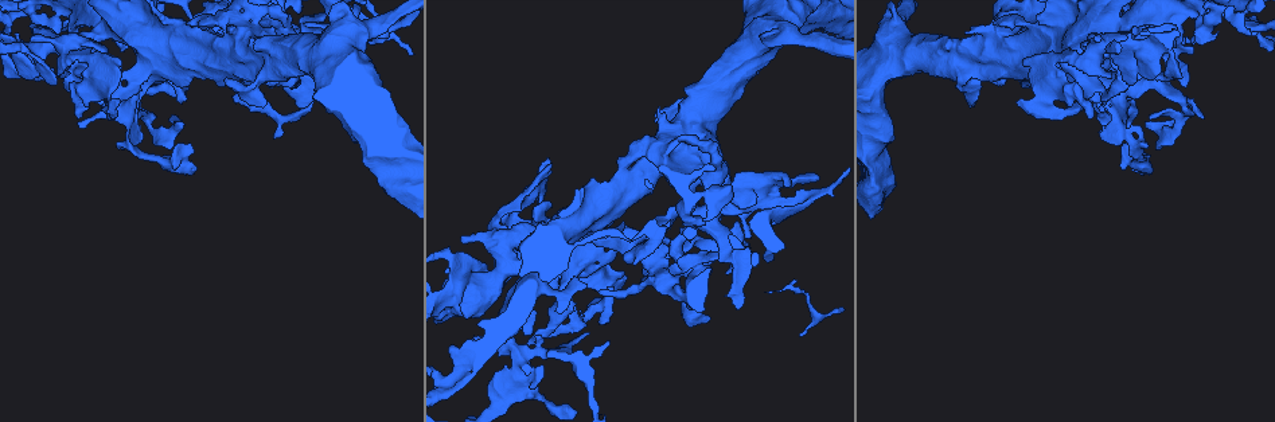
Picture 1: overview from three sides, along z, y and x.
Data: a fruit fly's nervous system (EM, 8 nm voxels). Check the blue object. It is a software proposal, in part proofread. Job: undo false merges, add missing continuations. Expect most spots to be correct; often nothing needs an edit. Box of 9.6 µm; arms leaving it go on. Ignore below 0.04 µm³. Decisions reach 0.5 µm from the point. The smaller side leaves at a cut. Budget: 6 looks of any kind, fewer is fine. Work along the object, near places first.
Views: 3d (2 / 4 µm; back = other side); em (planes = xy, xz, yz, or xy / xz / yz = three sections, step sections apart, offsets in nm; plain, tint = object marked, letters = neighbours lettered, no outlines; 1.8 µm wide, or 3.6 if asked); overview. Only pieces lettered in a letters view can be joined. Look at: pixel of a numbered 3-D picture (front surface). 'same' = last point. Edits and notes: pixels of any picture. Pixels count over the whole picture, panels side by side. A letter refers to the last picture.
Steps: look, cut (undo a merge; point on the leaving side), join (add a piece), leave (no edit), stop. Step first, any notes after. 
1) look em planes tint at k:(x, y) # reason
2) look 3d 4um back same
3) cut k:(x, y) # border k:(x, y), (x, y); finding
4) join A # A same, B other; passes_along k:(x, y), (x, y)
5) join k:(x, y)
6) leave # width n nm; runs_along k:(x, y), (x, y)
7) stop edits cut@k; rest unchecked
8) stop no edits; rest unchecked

look em xy step 8 tint at 1:(105, 24)

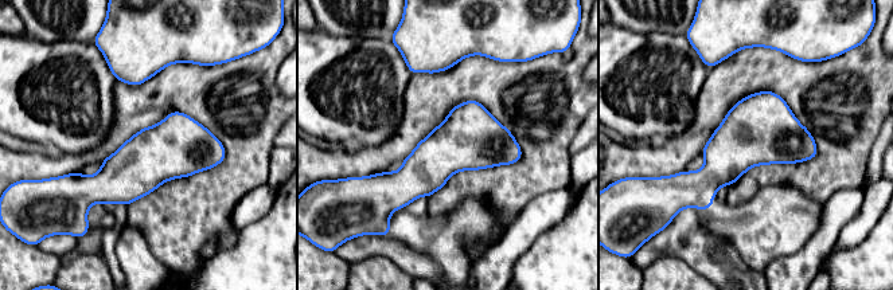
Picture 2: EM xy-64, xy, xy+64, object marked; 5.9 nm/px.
look em planes tint same

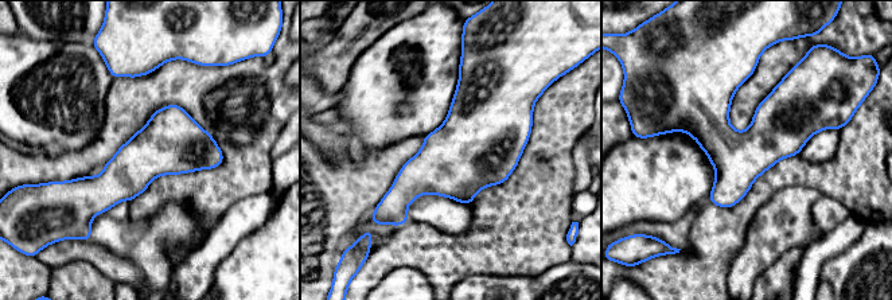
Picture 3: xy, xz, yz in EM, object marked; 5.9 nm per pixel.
look em planes letters same

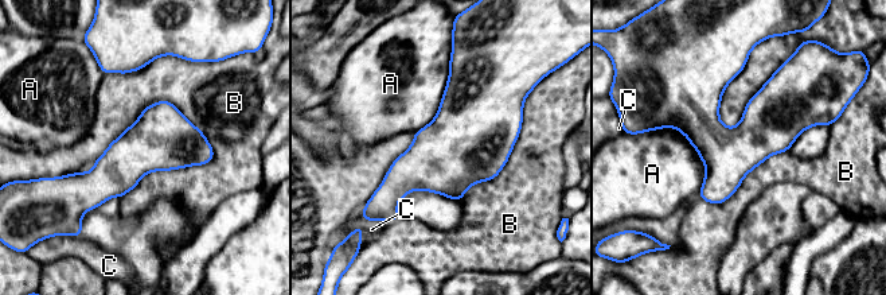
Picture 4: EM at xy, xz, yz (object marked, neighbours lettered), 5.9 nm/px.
leave # A other, B other, C other; border 4:(214, 150), (156, 101), (93, 162); continuous, no second neuron

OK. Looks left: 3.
look 3d 4um at 1:(1199, 18) # small branch off a trunk

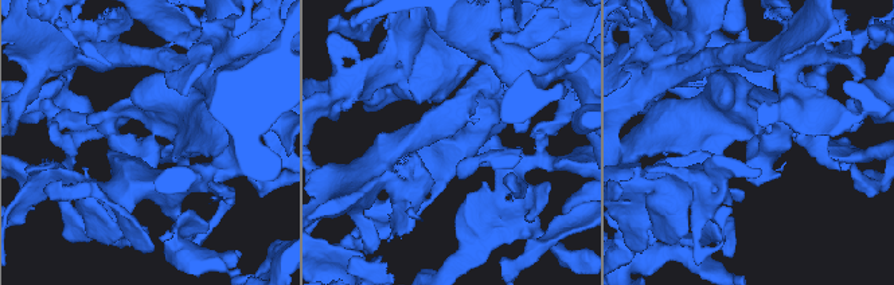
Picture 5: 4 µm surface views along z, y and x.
look em xz step 8 tint at 5:(151, 143)

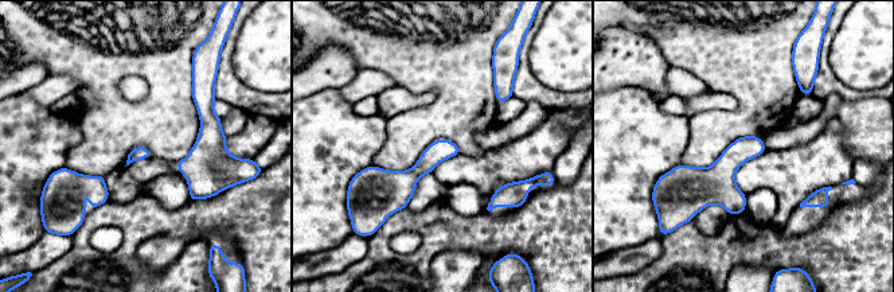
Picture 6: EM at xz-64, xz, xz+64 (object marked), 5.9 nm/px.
look em planes letters same

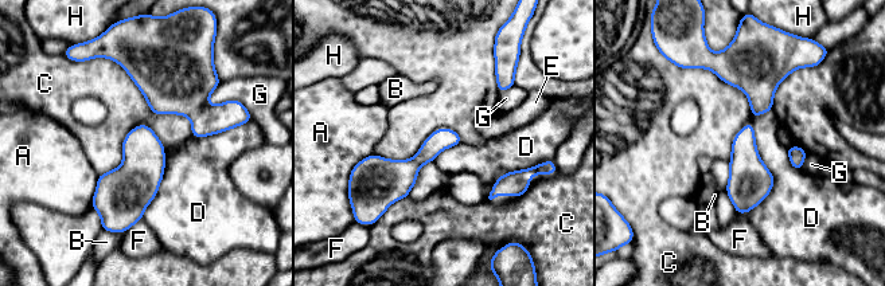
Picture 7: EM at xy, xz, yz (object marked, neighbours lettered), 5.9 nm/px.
leave # longest_contact C 750 nm; A other, B other, C other, D other, E other, F other, G other, H other; one neuron here

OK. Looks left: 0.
stop no edits; rest unchecked

